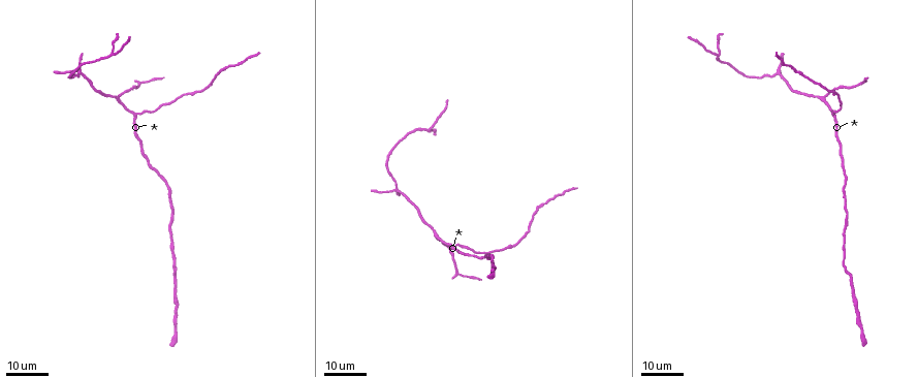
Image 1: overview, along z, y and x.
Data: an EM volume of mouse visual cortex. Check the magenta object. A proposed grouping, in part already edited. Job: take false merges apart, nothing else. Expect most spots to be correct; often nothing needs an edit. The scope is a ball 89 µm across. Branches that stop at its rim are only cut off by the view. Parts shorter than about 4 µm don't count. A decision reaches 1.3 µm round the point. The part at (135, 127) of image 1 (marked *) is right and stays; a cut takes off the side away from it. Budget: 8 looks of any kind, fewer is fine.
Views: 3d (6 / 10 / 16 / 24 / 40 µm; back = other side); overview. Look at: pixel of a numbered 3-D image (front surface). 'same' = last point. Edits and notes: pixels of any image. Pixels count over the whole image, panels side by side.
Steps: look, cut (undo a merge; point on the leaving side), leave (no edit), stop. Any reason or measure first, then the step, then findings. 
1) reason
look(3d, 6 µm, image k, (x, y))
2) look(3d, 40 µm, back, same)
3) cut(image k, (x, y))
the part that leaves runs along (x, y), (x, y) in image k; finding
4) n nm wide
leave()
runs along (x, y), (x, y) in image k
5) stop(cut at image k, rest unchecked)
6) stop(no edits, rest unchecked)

sudden change in width
look(3d, 16 µm, image 1, (471, 253))

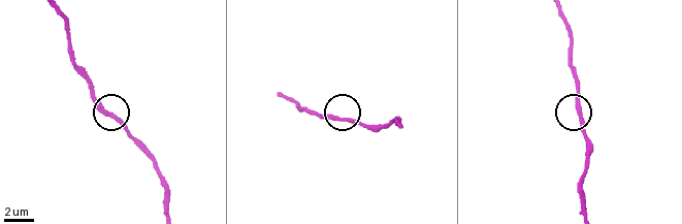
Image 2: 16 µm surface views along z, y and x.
look(3d, 6 µm, image 2, (580, 115))

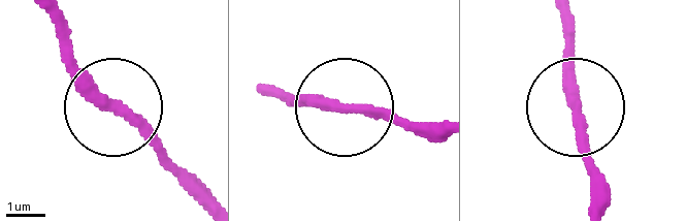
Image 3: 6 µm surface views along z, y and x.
leave()
runs along (44, 8), (73, 68), (208, 202) in image 3; continuous, no second neuron

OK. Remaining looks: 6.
three arms meet
look(3d, 16 µm, image 1, (135, 113))

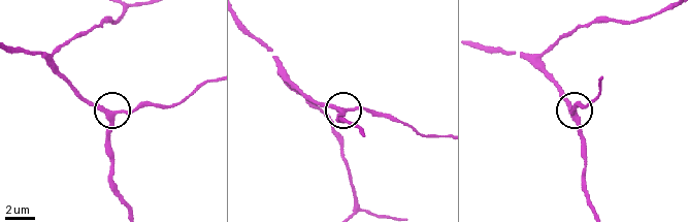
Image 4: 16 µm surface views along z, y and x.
zoom in
look(3d, 6 µm, image 4, (109, 115))

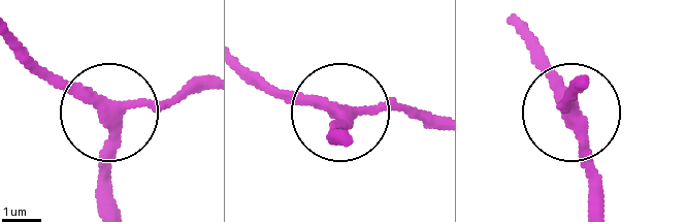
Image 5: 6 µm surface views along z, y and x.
290 nm wide
leave()
runs along (598, 203), (568, 88) in image 5; all the same neuron

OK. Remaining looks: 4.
four arms meet
look(3d, 24 µm, image 1, (824, 95))

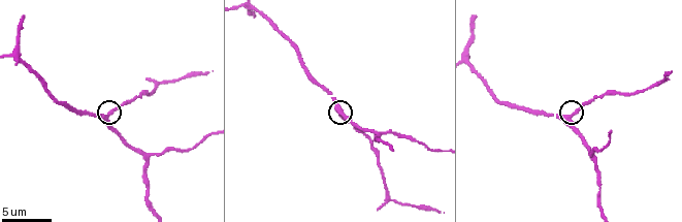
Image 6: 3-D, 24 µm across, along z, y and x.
look(3d, 10 µm, image 6, (567, 115))

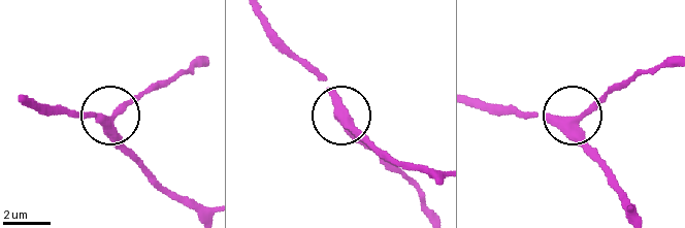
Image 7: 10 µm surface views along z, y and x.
320 nm wide
leave()
all the same neuron

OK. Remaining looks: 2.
branch point
look(3d, 16 µm, image 1, (110, 54))

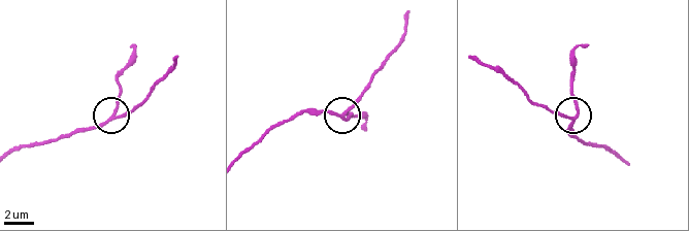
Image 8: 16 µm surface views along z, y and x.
look(3d, 6 µm, image 8, (575, 119))

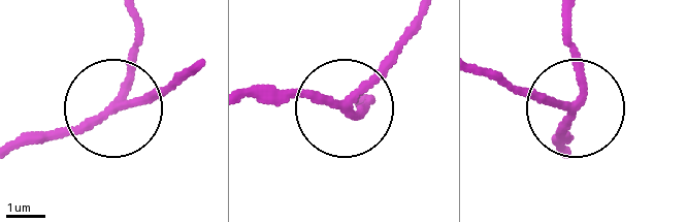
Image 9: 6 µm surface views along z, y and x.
side arm 6 µm
leave()
runs along (14, 138), (73, 135), (112, 105), (133, 56), (133, 17) in image 9; continuous, no second neuron

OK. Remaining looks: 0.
stop(no edits, rest unchecked)

